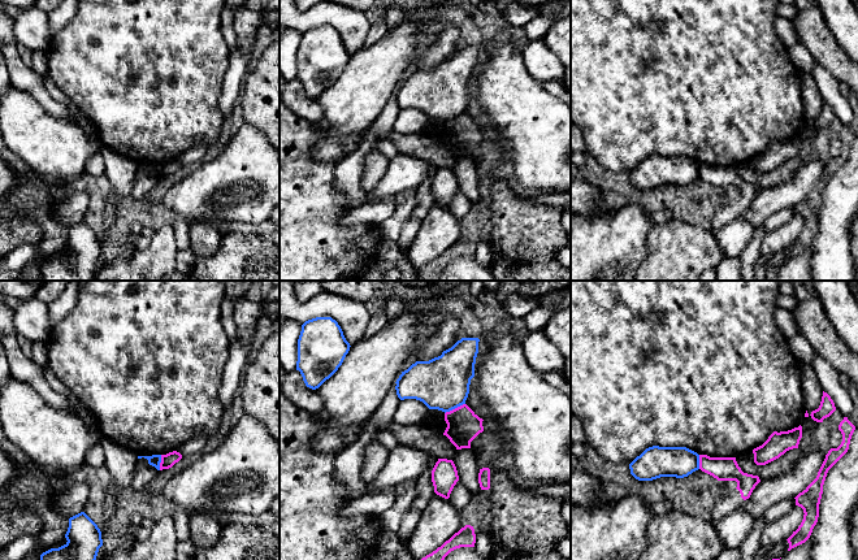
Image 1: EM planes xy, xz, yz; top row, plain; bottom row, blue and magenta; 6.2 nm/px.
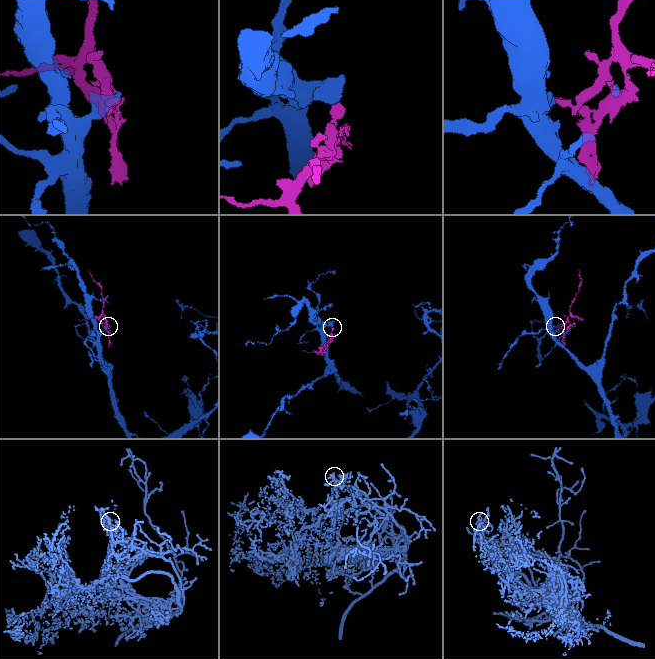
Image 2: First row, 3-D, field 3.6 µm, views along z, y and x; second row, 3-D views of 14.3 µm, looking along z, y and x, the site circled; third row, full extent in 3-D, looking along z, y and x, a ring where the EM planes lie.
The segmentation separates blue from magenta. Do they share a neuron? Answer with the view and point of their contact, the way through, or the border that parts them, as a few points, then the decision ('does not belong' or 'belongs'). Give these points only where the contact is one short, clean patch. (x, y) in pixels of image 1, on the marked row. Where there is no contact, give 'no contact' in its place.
contact xz (454, 408); border xz (464, 403), (445, 413); does not belong

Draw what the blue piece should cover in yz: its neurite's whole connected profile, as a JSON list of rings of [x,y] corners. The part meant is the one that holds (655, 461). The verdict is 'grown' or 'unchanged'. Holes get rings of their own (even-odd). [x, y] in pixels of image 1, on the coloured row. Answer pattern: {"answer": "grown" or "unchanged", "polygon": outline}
{"answer": "unchanged", "polygon": [[[653,446],[637,456],[629,464],[629,469],[638,481],[684,478],[699,469],[699,455],[686,447]]]}

